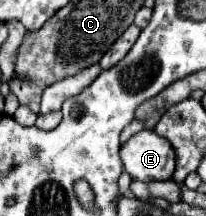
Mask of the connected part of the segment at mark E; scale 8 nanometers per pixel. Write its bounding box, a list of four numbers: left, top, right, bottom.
[121,130,175,180]

